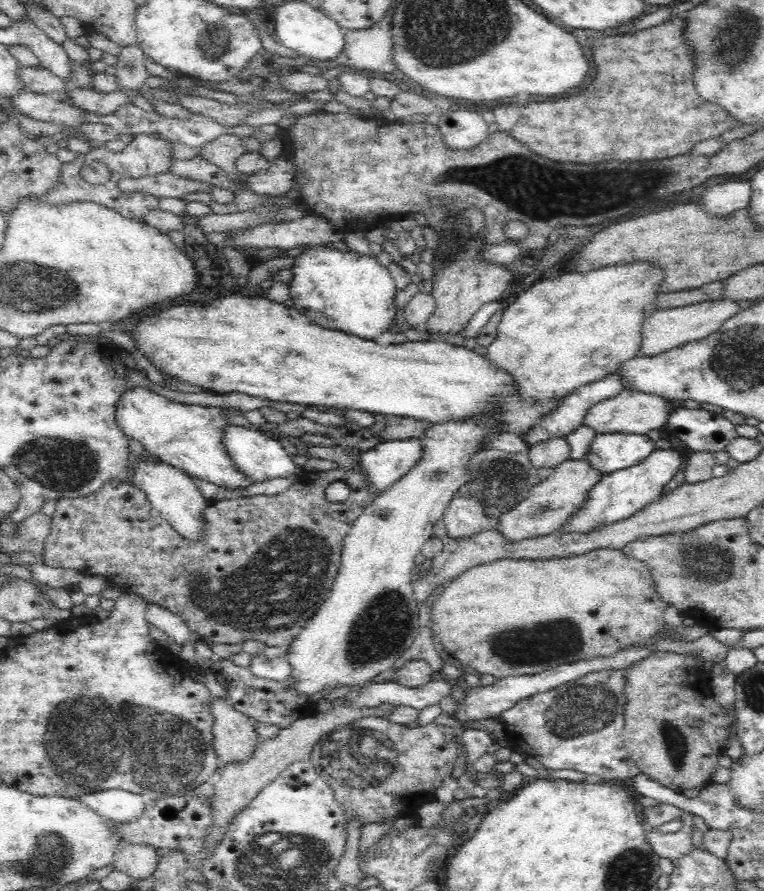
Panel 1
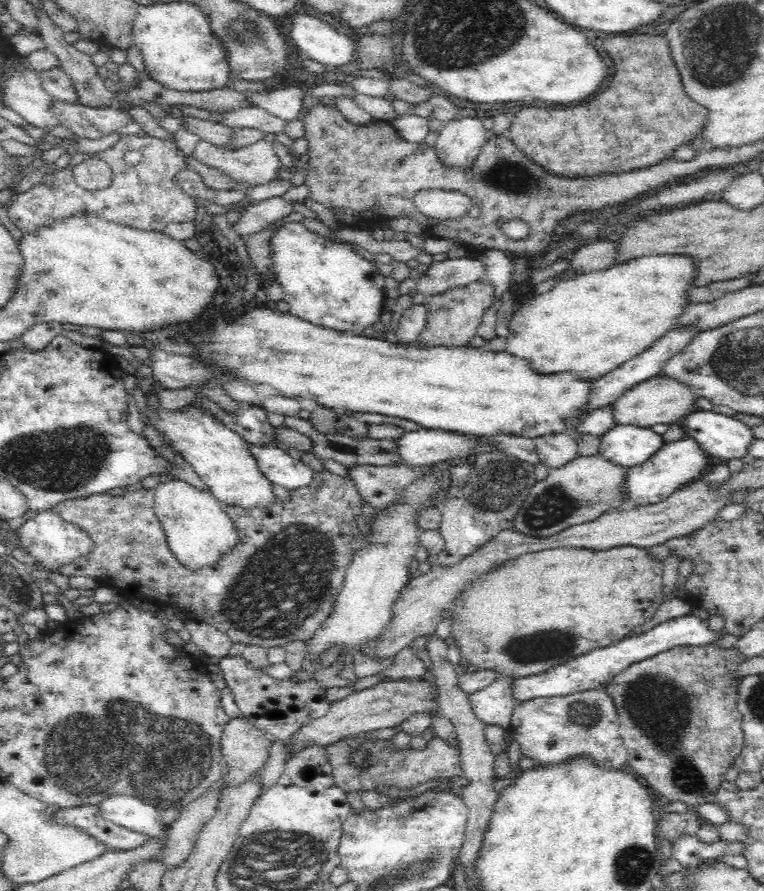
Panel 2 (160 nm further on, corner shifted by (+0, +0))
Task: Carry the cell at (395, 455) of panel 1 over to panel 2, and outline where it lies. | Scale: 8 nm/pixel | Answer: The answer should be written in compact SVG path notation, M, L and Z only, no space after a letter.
M418 429L405 434L396 442L396 457L398 462L394 467L421 468L434 462L450 461L454 458L471 459L484 452L496 452L476 439L468 441L458 436L458 433L439 429Z

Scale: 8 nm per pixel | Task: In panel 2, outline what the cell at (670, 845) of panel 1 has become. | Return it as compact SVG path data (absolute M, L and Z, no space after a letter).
M683 834L671 842L672 858L678 860L683 867L700 866L706 859L720 859L723 855L740 855L741 842L730 844L729 842L706 843L700 841L696 835Z

